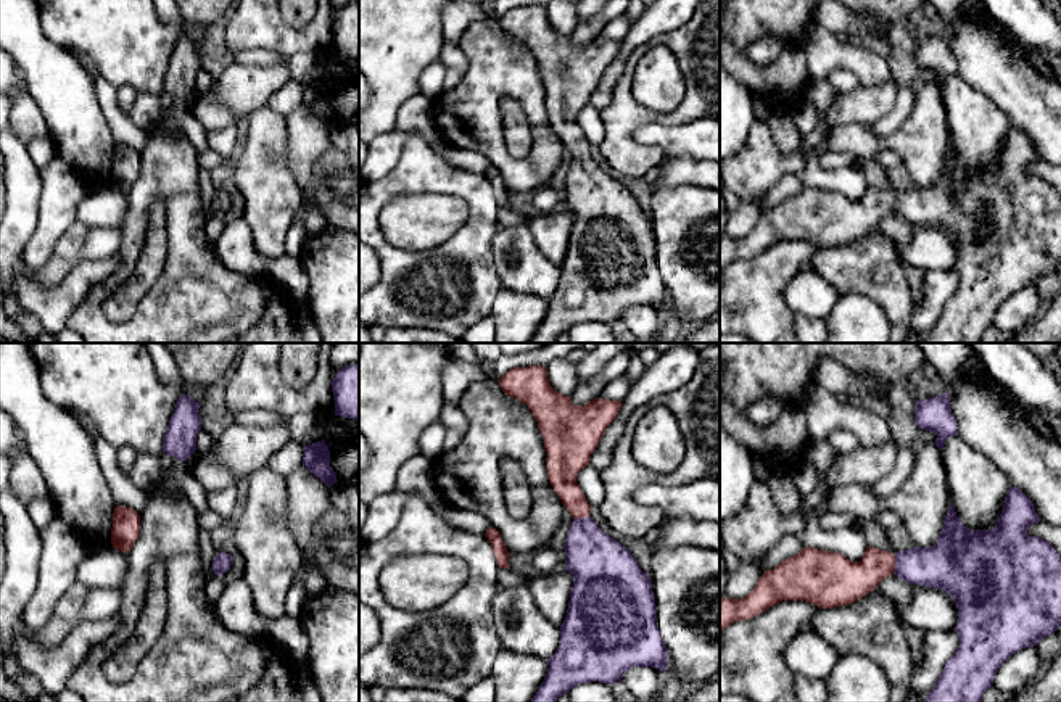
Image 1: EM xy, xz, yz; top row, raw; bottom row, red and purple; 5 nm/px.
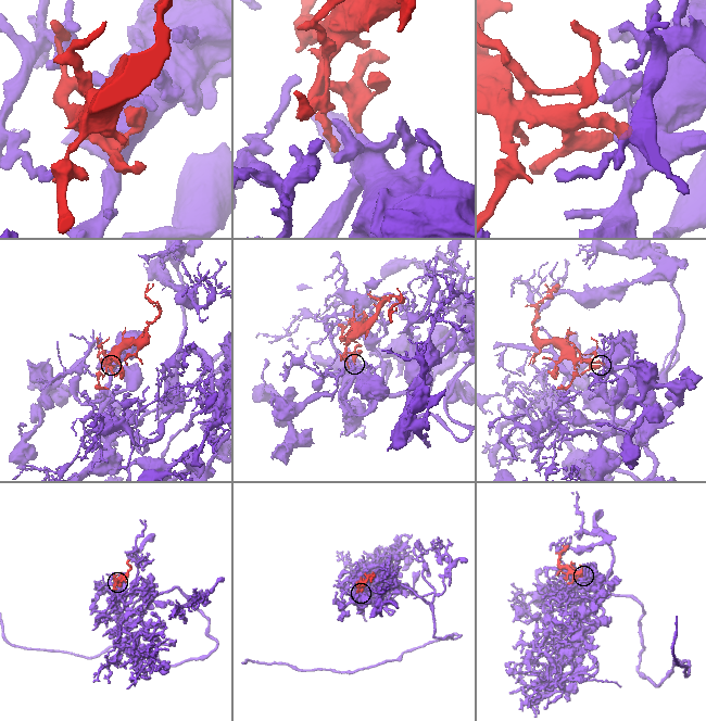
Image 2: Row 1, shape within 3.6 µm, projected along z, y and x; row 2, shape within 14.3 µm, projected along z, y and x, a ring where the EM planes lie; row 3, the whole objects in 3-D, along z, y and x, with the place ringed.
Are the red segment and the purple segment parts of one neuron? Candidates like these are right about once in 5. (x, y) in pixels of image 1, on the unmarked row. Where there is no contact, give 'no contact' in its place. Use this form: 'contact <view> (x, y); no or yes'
contact yz (894, 203); yes

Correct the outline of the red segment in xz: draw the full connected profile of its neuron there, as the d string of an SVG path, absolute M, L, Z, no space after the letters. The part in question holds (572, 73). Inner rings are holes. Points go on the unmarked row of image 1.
M541 5L514 6L497 21L506 34L526 43L538 61L547 92L547 119L573 156L565 182L565 203L573 214L567 256L560 264L560 283L547 299L547 314L530 343L555 343L559 335L581 322L613 324L621 320L631 306L652 306L667 312L668 291L657 266L652 221L639 208L631 190L589 156L591 145L576 122L578 111L589 103L621 42L594 37L584 45L573 45L570 35L551 26L546 6Z

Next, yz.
M1016 126L1005 137L1003 150L992 169L969 169L956 156L950 142L937 182L931 187L913 187L897 195L868 185L860 201L852 201L839 192L803 187L797 195L782 200L765 211L752 232L742 238L720 238L720 270L737 259L749 259L782 240L807 240L819 248L852 243L894 213L910 224L937 227L950 233L958 248L956 272L960 285L945 303L934 327L923 343L982 343L982 333L993 324L998 308L1018 290L1037 285L1045 275L1061 264L1061 198L1055 187L1037 176L1029 176L1027 167L1038 163L1032 140Z

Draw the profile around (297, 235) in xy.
M304 201L299 206L296 221L290 224L287 237L285 237L285 254L303 258L304 243L309 237L306 225L304 225L306 213L309 209L316 209L322 213L320 206L316 204L314 201Z

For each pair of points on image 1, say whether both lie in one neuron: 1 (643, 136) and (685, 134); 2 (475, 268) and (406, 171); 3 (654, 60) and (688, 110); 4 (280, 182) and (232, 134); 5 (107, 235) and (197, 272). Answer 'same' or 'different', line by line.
1: same
2: same
3: different
4: different
5: different

